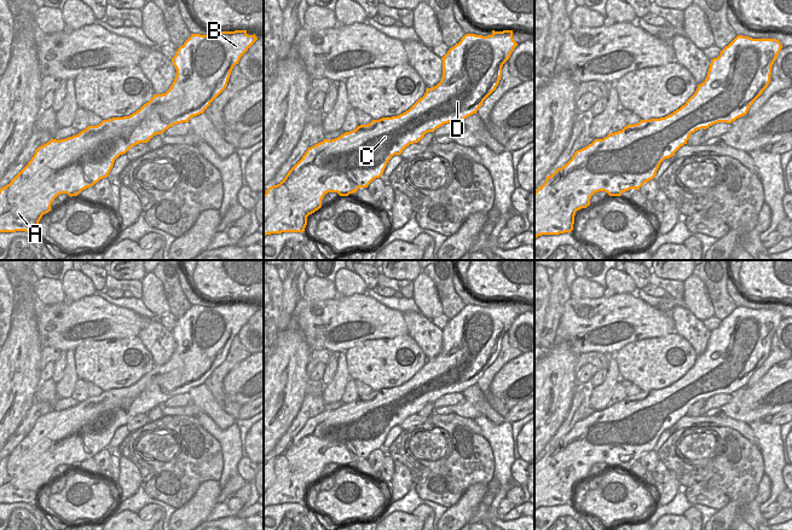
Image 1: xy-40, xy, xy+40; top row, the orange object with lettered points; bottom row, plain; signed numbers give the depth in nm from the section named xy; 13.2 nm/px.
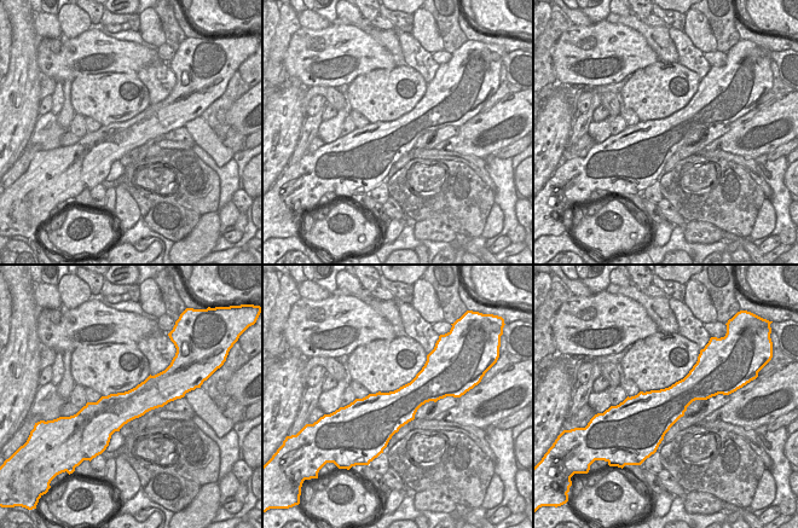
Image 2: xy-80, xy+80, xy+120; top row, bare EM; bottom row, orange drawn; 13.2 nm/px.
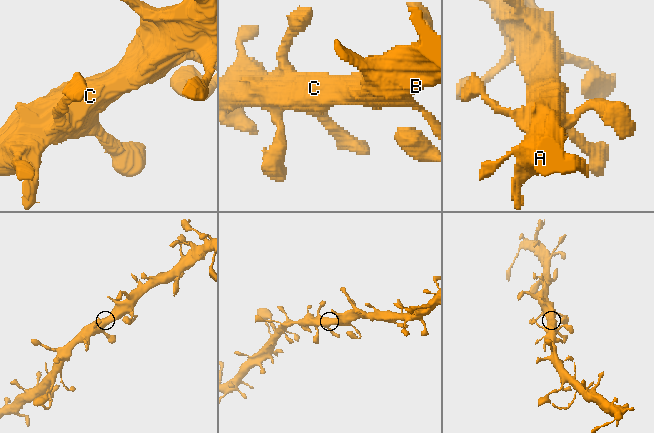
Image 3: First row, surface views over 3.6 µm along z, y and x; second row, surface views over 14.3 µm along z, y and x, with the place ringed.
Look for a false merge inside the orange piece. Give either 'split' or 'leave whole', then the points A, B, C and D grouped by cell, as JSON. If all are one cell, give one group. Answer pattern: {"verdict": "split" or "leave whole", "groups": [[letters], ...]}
{"verdict": "leave whole", "groups": [["A", "B", "C", "D"]]}

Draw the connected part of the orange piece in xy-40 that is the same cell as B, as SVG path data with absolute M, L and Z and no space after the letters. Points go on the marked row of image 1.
M247 30L218 31L215 36L191 34L172 58L177 76L166 93L154 94L129 116L103 120L76 136L52 139L39 146L28 165L0 189L0 232L36 232L40 219L52 211L51 204L58 195L77 196L106 178L115 160L132 146L148 143L169 127L203 114L226 88L233 67L256 40L255 34L248 35Z

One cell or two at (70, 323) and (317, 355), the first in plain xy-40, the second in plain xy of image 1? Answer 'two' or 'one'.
two

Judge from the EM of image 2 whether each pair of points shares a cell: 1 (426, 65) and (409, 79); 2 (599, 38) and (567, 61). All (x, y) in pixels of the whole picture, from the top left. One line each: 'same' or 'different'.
1: different
2: same

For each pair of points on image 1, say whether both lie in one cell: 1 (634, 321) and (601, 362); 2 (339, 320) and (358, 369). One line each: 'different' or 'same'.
1: different
2: different

